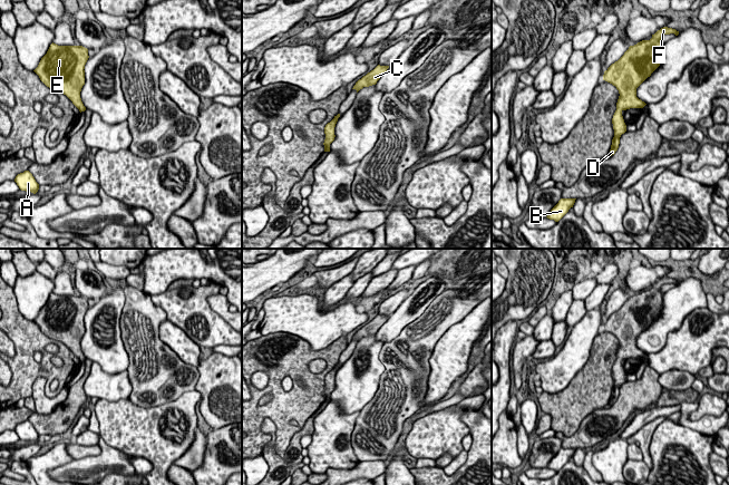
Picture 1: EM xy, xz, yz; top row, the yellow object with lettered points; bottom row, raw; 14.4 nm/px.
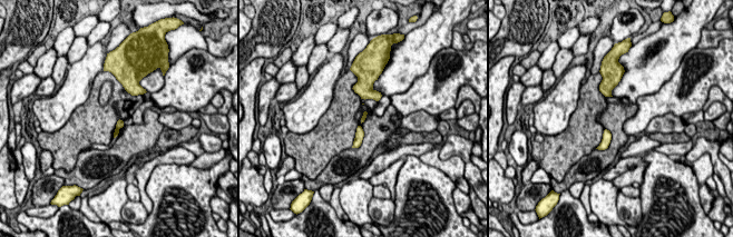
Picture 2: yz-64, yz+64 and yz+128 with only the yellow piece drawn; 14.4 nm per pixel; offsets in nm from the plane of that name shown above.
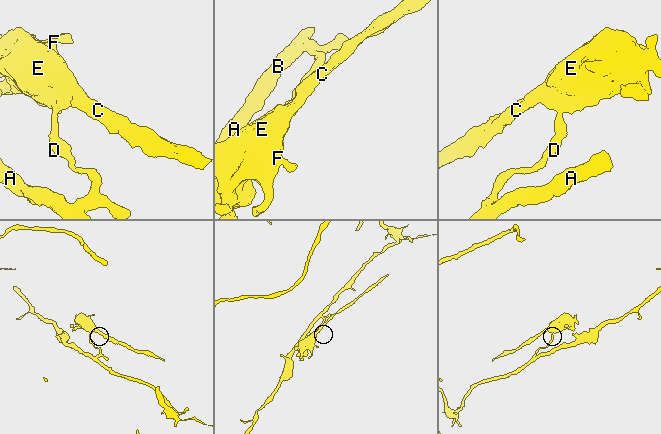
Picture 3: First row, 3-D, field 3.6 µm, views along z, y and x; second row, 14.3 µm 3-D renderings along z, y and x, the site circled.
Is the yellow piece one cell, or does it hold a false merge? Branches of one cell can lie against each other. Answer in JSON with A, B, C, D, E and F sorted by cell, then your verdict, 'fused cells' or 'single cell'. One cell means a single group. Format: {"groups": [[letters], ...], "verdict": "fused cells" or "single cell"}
{"groups": [["A", "B", "D"], ["C", "E", "F"]], "verdict": "fused cells"}

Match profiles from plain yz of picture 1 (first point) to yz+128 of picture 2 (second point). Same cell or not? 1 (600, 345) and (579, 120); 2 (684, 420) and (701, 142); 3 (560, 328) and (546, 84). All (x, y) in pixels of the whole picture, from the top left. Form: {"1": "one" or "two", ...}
{"1": "one", "2": "two", "3": "one"}

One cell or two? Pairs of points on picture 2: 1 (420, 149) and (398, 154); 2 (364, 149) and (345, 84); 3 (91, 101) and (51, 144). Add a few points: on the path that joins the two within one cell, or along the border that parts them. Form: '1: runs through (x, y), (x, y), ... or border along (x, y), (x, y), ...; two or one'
1: runs through (414, 149), (403, 150); one
2: border along (351, 147), (341, 150), (329, 161); two
3: runs through (88, 114), (64, 138); one

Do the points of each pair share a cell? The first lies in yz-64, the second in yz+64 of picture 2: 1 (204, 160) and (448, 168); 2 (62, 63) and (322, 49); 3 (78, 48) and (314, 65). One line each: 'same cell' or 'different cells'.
1: same cell
2: different cells
3: same cell

